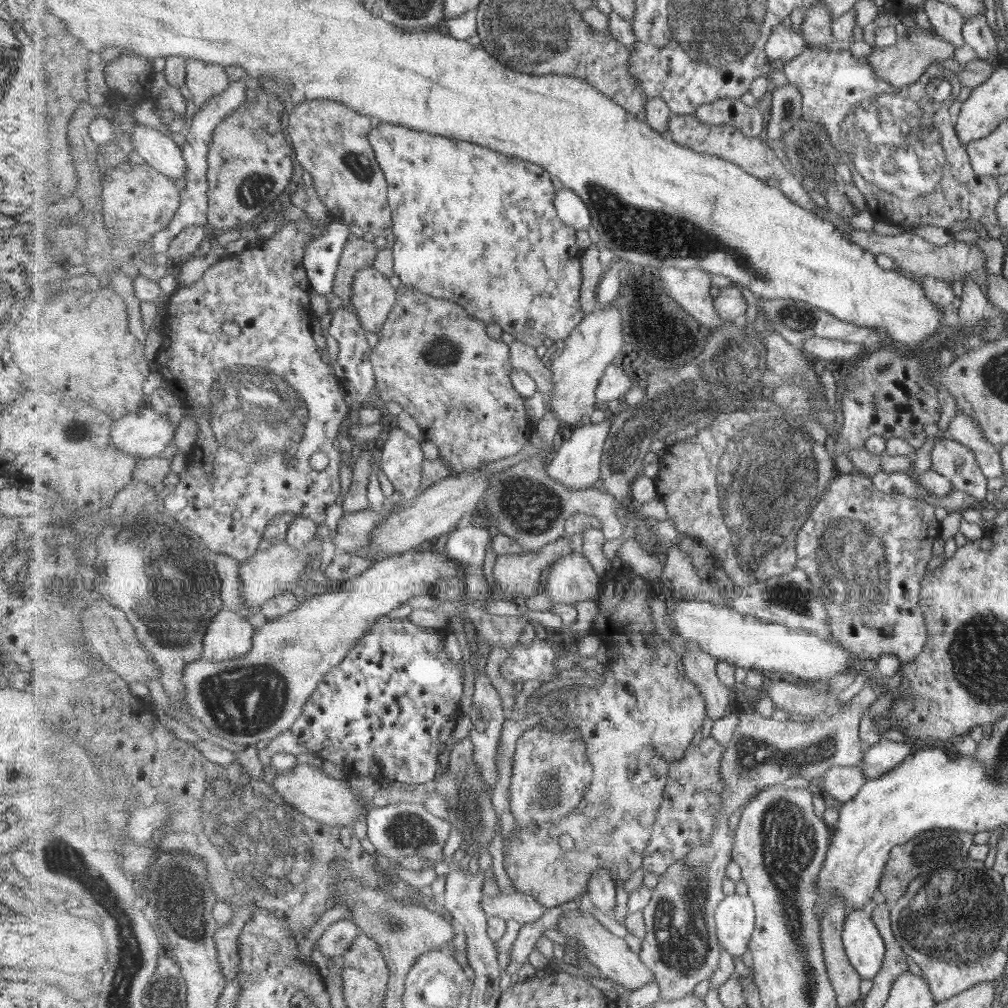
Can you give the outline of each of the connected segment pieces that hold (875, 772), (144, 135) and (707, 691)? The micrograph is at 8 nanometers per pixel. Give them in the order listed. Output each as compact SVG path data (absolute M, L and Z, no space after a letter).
M879 741L866 752L861 767L865 769L867 781L875 780L879 775L895 767L910 754L909 741L903 743Z
M137 122L131 131L131 142L135 153L149 165L183 185L187 176L187 160L182 147L177 146L169 135Z
M693 645L683 654L683 665L688 677L698 685L708 702L708 716L713 724L734 710L735 694L724 686L717 675L717 660L713 655Z

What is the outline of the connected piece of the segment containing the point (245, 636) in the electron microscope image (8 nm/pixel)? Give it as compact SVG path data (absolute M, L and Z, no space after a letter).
M221 610L215 615L213 622L208 626L208 631L204 636L202 659L218 663L239 659L252 650L254 633L253 625L251 626L251 623L247 622L247 616L231 610Z

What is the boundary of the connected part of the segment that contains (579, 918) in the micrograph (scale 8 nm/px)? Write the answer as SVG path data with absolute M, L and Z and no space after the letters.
M571 909L571 911L561 915L561 919L557 923L557 929L566 938L577 940L583 946L583 952L585 952L587 960L594 967L598 968L601 975L618 982L621 986L627 988L628 993L641 988L641 986L645 986L651 980L656 980L653 970L641 961L639 954L631 952L631 948L627 946L627 940L624 937L619 938L619 936L615 936L613 932L605 928L597 920L595 914L579 909Z

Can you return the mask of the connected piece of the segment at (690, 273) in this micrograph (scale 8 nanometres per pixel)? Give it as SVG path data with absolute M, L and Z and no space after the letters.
M667 267L658 269L658 276L663 282L663 288L671 294L671 298L675 298L677 303L681 303L685 310L691 313L691 316L712 331L714 328L719 328L725 325L725 320L722 320L715 308L715 300L718 296L713 296L713 292L709 288L713 288L713 274L705 271L705 268L676 268Z

